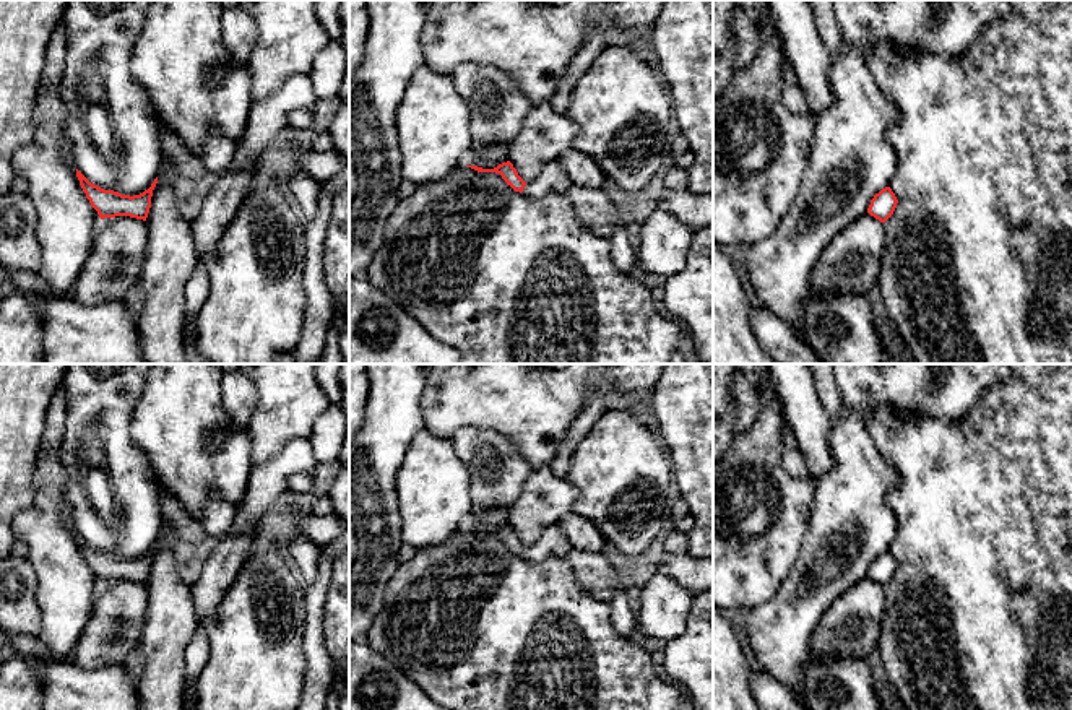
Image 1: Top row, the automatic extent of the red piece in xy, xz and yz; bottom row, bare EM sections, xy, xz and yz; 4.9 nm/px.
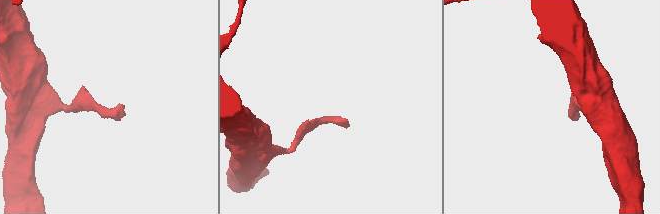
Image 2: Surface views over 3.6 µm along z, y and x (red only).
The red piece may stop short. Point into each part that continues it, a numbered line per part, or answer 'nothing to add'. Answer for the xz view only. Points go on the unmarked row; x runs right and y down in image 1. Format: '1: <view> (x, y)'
1: xz (551, 543)

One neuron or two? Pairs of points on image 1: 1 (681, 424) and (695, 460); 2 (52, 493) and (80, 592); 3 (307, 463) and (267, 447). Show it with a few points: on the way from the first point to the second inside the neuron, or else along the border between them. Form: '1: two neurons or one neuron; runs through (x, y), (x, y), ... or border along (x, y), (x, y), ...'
1: one neuron; runs through (689, 432), (695, 439), (695, 452)
2: one neuron; runs through (52, 517), (52, 549), (60, 567)
3: two neurons; border along (309, 437), (293, 439), (276, 455), (254, 467)

